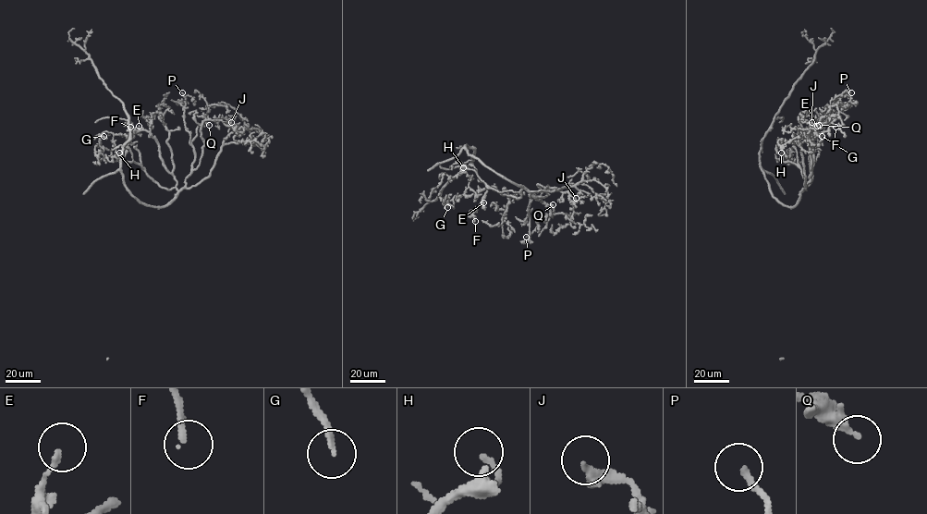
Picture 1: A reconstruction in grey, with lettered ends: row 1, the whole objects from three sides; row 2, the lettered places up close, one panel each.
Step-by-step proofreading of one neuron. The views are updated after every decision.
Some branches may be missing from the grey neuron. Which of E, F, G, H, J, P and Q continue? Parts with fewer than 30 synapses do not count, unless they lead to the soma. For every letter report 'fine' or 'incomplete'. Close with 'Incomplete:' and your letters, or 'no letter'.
E: fine
F: fine
G: incomplete
H: fine
J: fine
P: fine
Q: fine
Incomplete: G

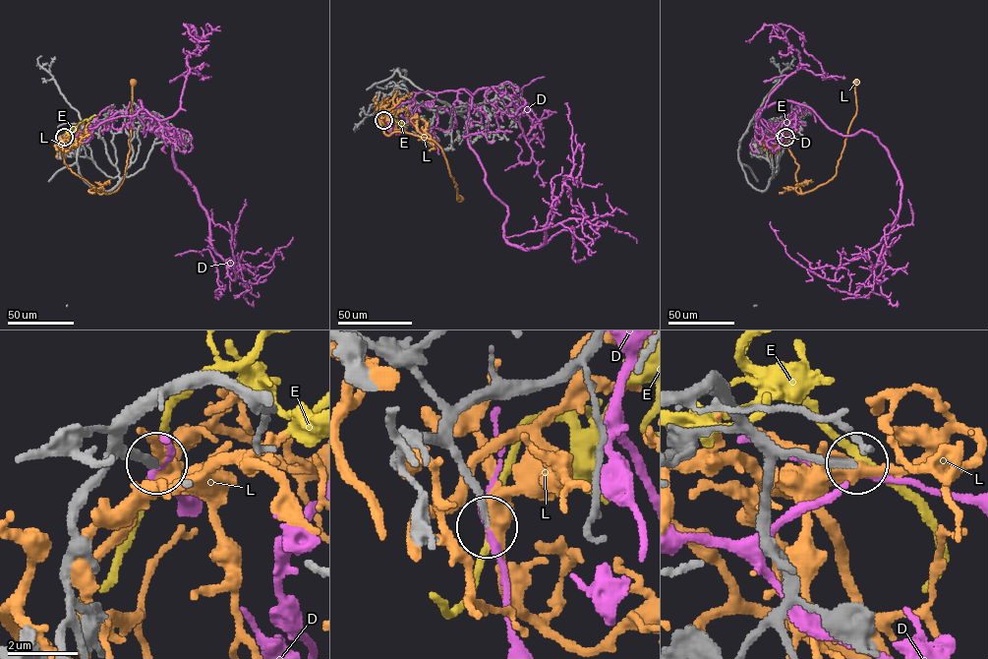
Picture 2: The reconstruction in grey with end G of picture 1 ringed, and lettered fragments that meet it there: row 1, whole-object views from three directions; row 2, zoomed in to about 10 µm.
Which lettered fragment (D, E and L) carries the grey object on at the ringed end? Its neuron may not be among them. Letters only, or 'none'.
none

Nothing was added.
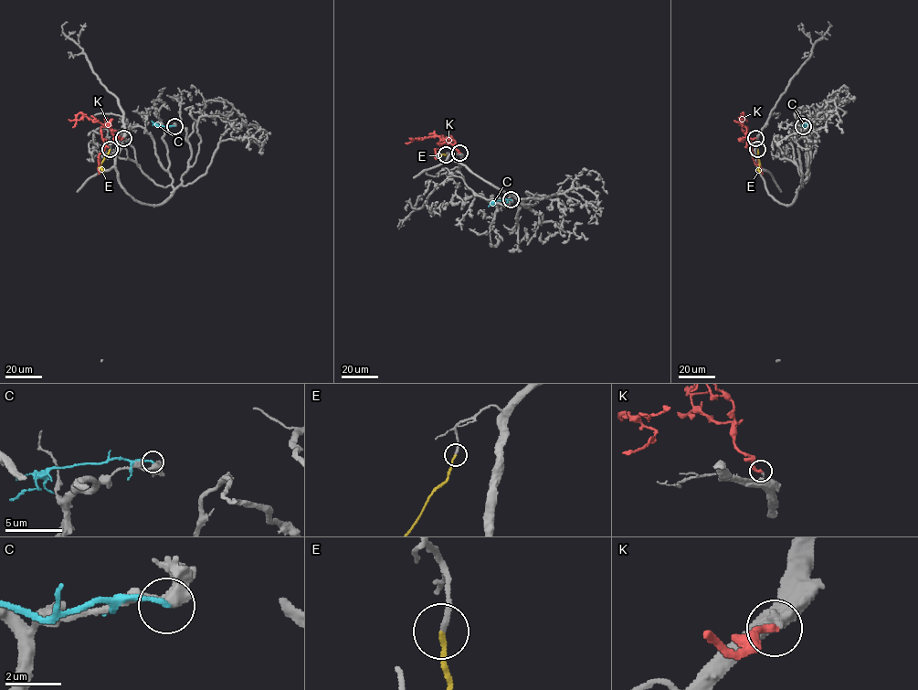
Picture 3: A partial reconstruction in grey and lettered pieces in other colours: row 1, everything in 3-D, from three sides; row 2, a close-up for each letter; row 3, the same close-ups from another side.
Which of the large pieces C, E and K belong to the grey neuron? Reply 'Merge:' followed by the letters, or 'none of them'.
Merge: E

